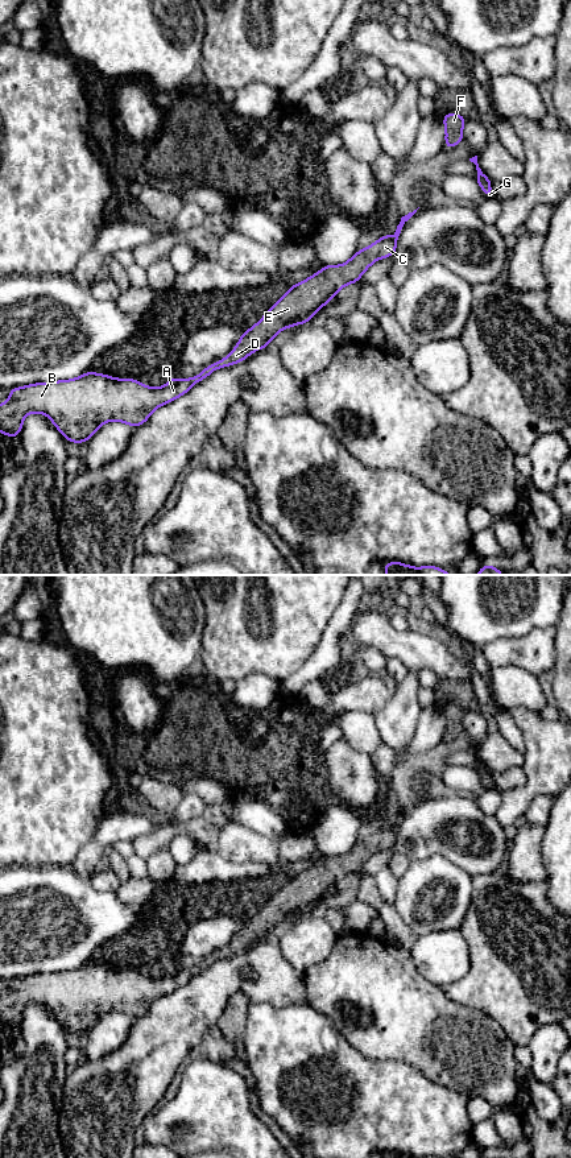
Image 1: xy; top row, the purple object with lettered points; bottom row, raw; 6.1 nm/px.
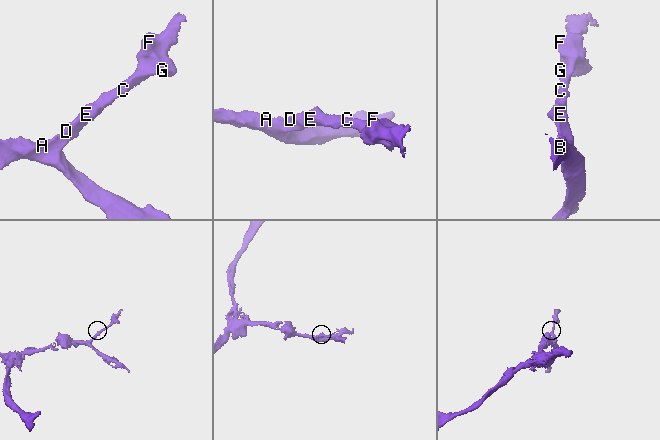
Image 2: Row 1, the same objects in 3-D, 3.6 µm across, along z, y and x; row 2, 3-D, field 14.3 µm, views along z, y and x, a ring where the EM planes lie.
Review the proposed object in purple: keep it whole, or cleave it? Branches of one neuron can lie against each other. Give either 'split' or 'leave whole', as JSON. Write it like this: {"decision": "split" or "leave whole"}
{"decision": "leave whole"}

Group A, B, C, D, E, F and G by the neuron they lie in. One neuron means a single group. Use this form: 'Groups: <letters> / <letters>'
Groups: A B C D E F G

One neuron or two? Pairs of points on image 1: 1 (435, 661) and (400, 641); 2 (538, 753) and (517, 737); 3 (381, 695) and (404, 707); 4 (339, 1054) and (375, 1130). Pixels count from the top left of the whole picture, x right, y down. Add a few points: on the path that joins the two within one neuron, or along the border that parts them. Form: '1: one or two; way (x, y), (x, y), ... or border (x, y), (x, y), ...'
1: one; way (426, 652), (409, 648)
2: two; border (509, 715), (522, 736), (524, 753)
3: two; border (392, 693), (388, 702), (375, 715)
4: one; way (340, 1072), (343, 1084), (354, 1095), (356, 1112)

